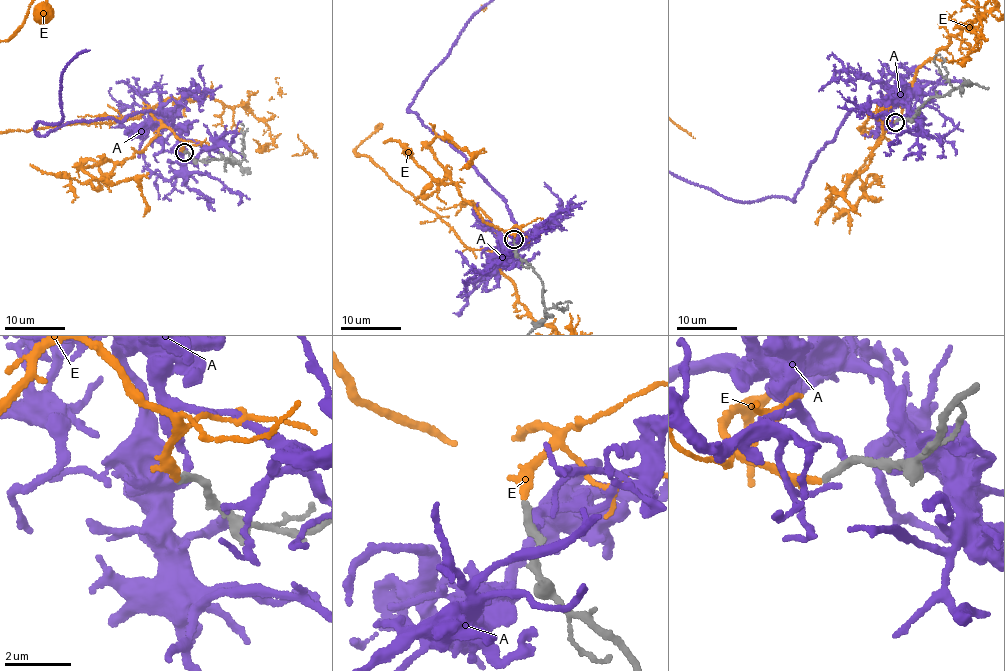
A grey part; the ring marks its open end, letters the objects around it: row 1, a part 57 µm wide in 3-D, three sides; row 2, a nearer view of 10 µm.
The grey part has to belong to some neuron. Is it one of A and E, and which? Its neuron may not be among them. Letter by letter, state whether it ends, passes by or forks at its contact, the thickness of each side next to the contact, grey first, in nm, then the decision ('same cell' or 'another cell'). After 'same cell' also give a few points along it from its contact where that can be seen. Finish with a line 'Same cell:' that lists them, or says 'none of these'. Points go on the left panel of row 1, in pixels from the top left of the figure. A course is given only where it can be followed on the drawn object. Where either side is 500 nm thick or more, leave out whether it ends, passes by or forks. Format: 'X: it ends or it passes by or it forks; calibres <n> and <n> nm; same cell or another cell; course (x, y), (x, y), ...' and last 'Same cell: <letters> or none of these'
A: it ends; calibres 300 and 160 nm; another cell
E: it ends; calibres 240 and 280 nm; same cell
Same cell: E

